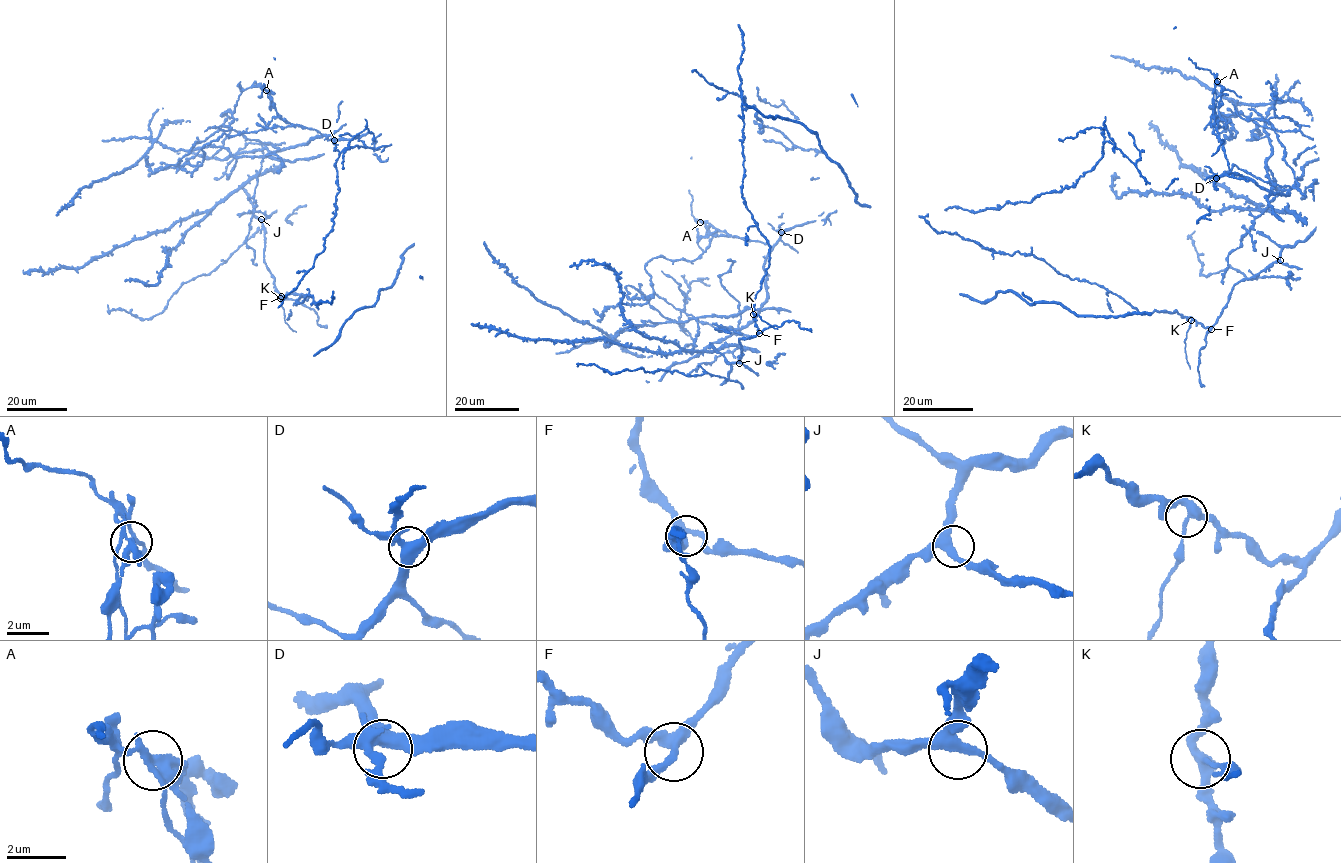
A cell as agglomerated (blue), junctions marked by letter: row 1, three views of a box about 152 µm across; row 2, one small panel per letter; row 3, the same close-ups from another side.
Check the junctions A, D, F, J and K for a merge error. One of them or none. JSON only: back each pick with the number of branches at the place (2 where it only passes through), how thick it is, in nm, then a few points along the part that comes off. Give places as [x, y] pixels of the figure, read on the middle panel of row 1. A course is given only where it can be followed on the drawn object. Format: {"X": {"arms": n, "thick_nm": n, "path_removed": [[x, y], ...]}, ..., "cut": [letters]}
{"A": {"arms": 5, "thick_nm": 300, "path_removed": [[700, 221], [696, 220], [698, 245], [703, 250]]}, "cut": ["A"]}

